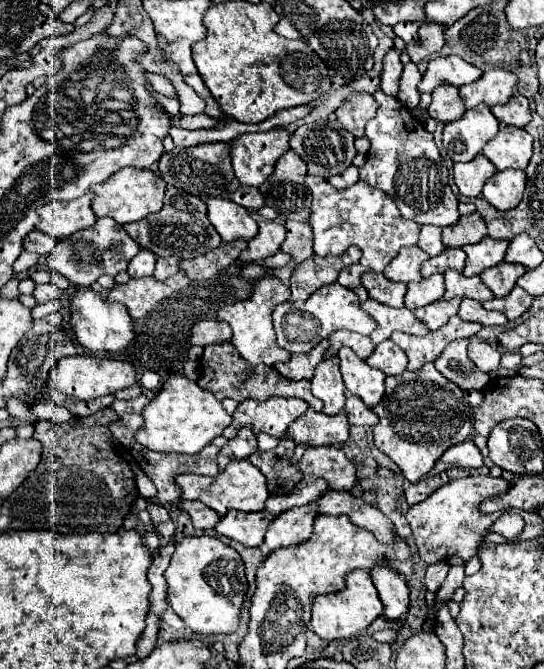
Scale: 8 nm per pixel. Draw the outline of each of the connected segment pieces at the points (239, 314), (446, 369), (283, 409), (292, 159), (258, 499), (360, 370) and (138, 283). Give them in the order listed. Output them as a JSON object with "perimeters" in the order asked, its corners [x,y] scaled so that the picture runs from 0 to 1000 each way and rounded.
{"perimeters":[[[[489,410],[489,413],[463,422],[460,445],[434,448],[434,451],[412,454],[404,460],[401,475],[415,478],[423,484],[423,490],[426,490],[426,514],[434,517],[441,532],[449,532],[449,538],[456,538],[460,544],[504,547],[511,541],[529,541],[533,538],[533,526],[507,514],[507,502],[504,502],[504,490],[500,490],[500,460],[511,451],[522,451],[529,445],[533,445],[529,425],[518,422],[515,416],[507,416],[504,410]]],[[[860,505],[835,508],[816,520],[816,526],[798,538],[798,547],[809,559],[816,559],[827,571],[835,571],[849,583],[886,583],[901,562],[893,556],[882,556],[868,538],[857,529],[860,523]]],[[[493,595],[489,601],[467,601],[452,598],[445,601],[430,616],[430,634],[423,634],[408,652],[426,655],[434,652],[434,622],[445,625],[445,634],[460,634],[467,640],[467,649],[489,646],[496,652],[518,655],[529,643],[529,637],[548,628],[566,610],[566,601],[551,595]]],[[[529,224],[507,242],[500,263],[478,278],[489,308],[504,311],[515,323],[563,332],[570,323],[574,290],[559,275],[563,245],[544,227]]],[[[426,688],[415,703],[401,706],[397,712],[368,712],[368,709],[331,709],[324,720],[335,726],[338,747],[368,747],[382,759],[397,762],[412,771],[419,762],[449,762],[449,765],[474,765],[485,759],[496,735],[489,726],[485,709],[460,691],[460,688]]],[[[643,520],[621,526],[625,556],[636,574],[636,583],[662,592],[673,607],[691,607],[706,592],[706,559],[691,550],[680,550],[665,535],[658,535]]],[[[335,404],[301,422],[294,419],[287,422],[283,413],[239,416],[232,425],[213,425],[202,433],[199,448],[228,454],[235,460],[235,469],[250,478],[250,475],[268,472],[283,460],[287,451],[313,445],[320,436],[327,436],[342,425],[346,425],[346,416]]]]}

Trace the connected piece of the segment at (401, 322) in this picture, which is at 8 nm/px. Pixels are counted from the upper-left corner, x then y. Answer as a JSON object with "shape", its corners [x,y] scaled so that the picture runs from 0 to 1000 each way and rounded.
{"shape":[[[676,445],[665,454],[665,463],[673,469],[680,469],[695,481],[691,493],[680,499],[688,514],[699,514],[699,511],[713,508],[724,493],[765,499],[765,502],[787,499],[787,487],[772,484],[772,478],[765,478],[761,466],[754,460],[746,460],[746,457],[743,460],[713,460],[710,454],[699,454],[695,448]]]}

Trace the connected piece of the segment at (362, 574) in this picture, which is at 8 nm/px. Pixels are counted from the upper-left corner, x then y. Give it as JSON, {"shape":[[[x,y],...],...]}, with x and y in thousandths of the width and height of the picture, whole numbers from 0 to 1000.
{"shape":[[[654,852],[654,858],[640,861],[640,876],[629,885],[614,888],[588,888],[577,894],[574,906],[574,942],[596,957],[629,957],[647,954],[673,942],[695,921],[702,918],[702,903],[684,873],[676,852]]]}

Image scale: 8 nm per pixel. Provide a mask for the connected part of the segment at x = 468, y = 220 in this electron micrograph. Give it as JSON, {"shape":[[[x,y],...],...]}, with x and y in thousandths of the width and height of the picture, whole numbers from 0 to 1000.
{"shape":[[[879,317],[860,323],[846,323],[846,329],[831,338],[813,341],[813,359],[820,371],[849,371],[860,365],[875,365],[893,353],[893,335]]]}

